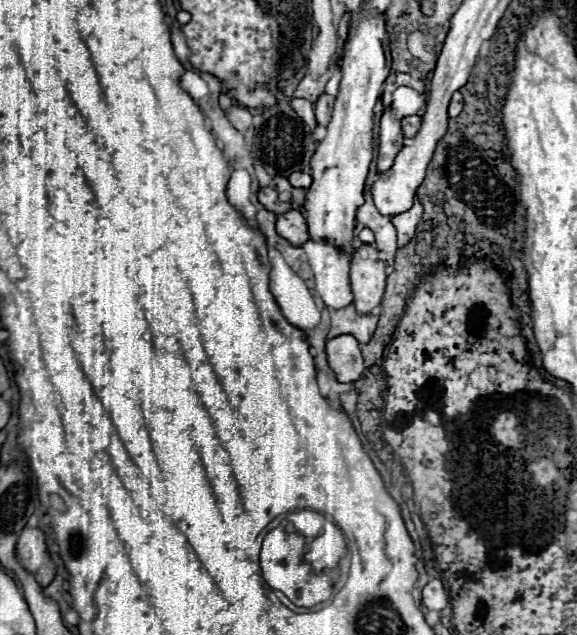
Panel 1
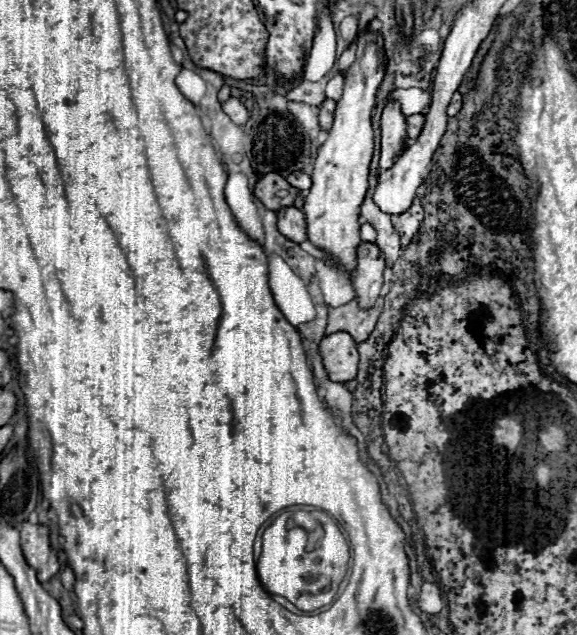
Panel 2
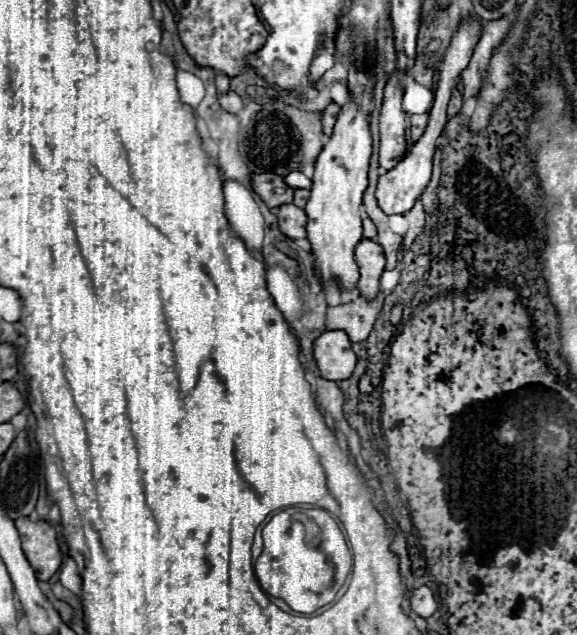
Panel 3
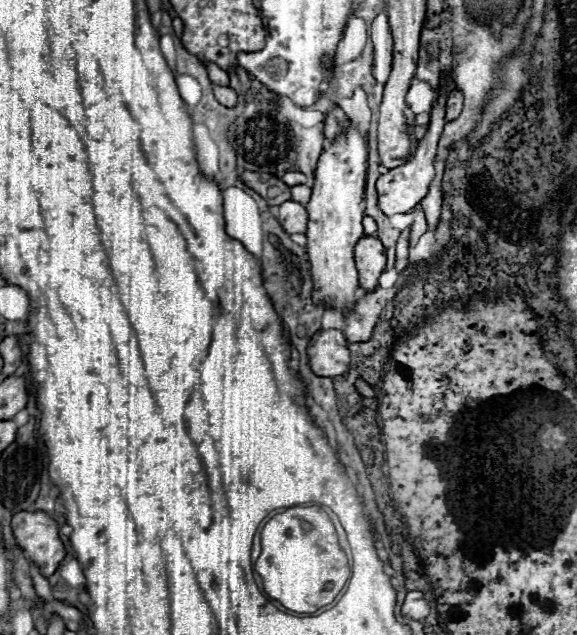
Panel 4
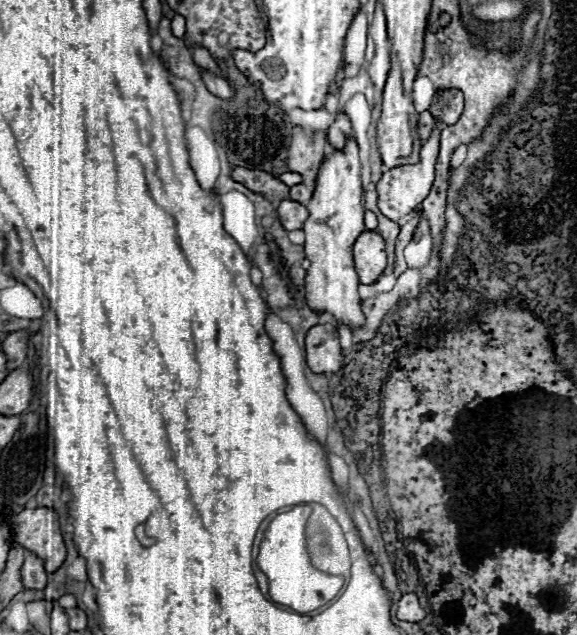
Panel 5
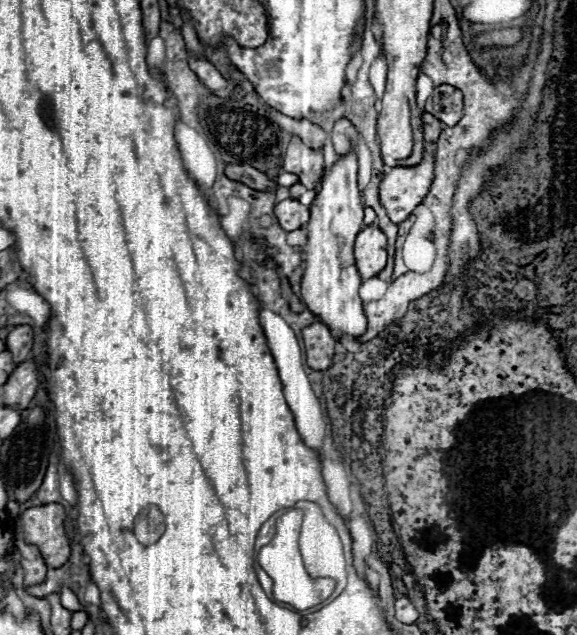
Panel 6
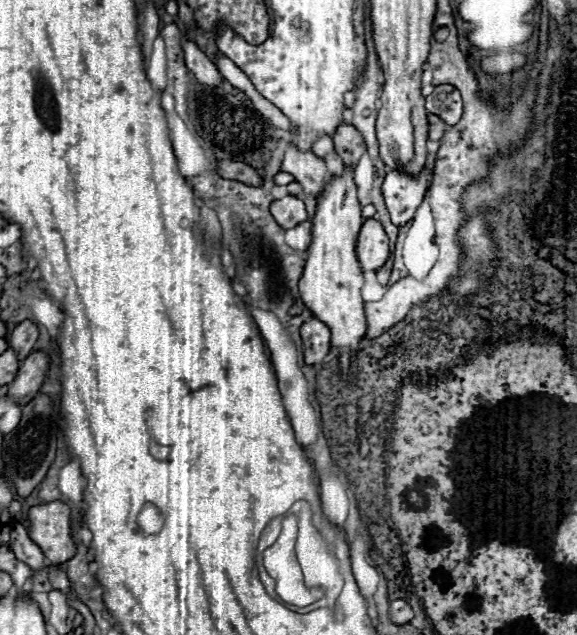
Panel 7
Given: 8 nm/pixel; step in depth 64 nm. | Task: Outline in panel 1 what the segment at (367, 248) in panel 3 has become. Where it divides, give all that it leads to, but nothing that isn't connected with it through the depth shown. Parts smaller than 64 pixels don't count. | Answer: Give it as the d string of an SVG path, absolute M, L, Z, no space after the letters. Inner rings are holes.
M362 244L352 254L350 284L354 294L354 306L358 316L372 314L386 292L386 262L380 260L380 252L370 244Z

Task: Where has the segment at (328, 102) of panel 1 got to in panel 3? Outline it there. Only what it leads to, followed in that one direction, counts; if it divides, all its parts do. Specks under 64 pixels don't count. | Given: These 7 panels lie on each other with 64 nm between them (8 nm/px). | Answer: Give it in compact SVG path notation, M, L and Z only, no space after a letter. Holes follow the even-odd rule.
M330 102L324 112L322 112L322 128L324 128L324 134L332 134L332 128L334 128L334 122L336 122L336 116L340 112L340 106L336 102Z

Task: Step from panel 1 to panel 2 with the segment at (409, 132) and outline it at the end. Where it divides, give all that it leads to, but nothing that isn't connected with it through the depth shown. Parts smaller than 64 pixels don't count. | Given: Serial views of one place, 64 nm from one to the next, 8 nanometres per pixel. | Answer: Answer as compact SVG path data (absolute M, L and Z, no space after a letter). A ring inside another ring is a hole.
M412 114L406 118L406 132L408 132L408 138L418 138L418 134L422 132L422 126L424 126L424 116L422 114Z

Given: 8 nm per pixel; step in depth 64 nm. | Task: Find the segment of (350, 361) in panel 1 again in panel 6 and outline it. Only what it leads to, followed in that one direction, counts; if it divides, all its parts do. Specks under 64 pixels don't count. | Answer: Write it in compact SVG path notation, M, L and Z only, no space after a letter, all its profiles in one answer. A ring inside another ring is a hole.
M314 322L306 330L302 330L302 336L308 366L312 370L328 370L332 366L336 346L336 338L330 334L330 328L322 322Z

